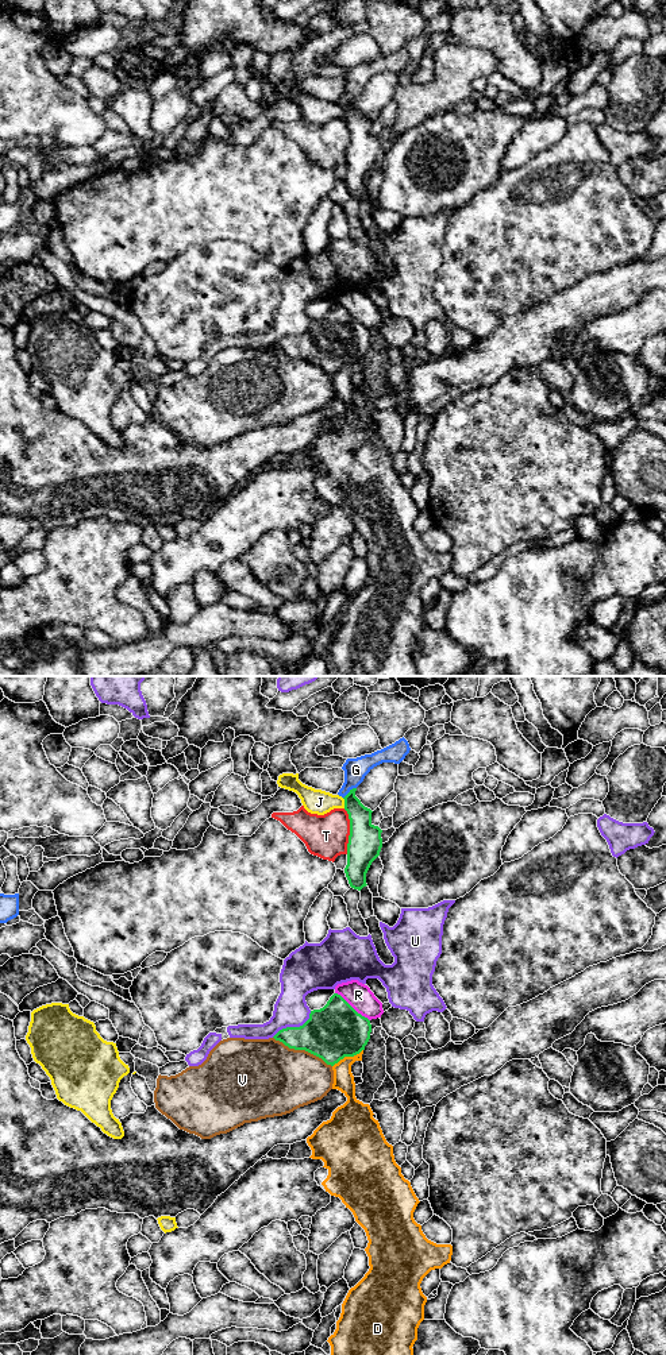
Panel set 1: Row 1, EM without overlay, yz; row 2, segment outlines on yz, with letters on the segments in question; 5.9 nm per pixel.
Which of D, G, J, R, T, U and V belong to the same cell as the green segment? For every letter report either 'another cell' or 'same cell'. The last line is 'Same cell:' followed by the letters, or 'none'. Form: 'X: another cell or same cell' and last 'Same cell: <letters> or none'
D: another cell
G: another cell
J: another cell
R: another cell
T: another cell
U: another cell
V: another cell
Same cell: none

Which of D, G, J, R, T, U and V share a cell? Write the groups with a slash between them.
D / G / J / R / T / U / V

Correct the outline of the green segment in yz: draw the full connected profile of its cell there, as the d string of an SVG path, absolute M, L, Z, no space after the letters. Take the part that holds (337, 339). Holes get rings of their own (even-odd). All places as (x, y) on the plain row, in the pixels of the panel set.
M334 302L323 317L311 320L303 335L282 337L273 347L334 375L344 366L354 366L365 359L370 341L370 329Z

